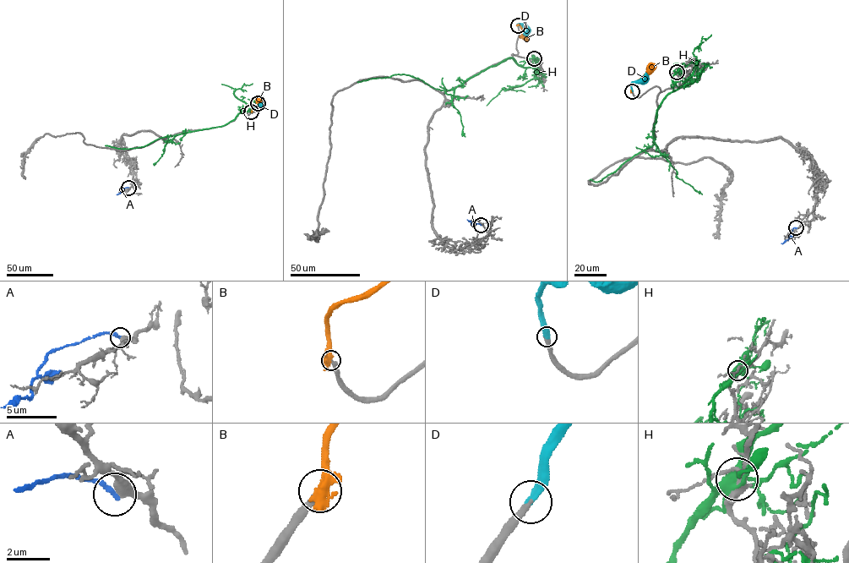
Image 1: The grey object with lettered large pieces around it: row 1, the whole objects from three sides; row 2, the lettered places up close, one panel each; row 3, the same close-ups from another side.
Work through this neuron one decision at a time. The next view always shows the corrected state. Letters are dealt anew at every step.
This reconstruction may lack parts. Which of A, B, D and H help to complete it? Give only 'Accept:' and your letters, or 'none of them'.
Accept: D

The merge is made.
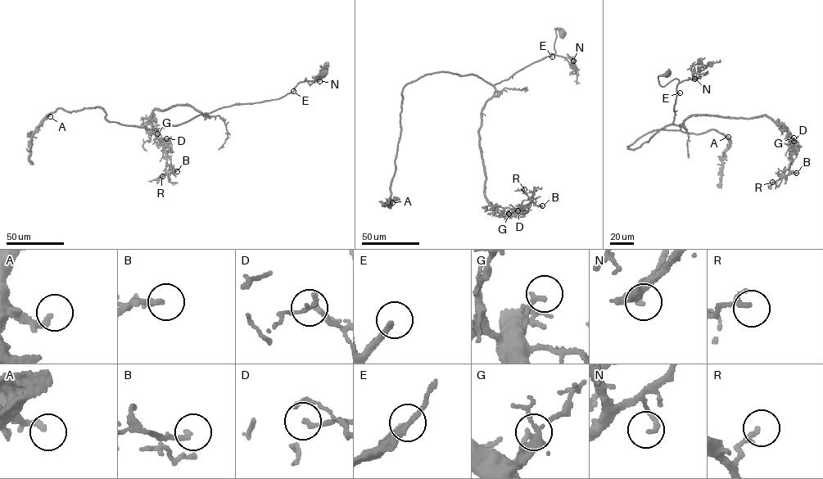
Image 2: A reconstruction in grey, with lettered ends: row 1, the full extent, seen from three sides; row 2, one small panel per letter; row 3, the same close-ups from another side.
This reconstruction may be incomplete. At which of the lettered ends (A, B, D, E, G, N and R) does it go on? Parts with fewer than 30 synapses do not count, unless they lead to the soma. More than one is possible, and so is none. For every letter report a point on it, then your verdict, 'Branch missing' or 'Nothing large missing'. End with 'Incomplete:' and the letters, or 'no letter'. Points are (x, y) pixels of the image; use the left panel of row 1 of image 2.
A: Place: (50, 116). Nothing large missing
B: Place: (177, 171). Nothing large missing
D: Place: (166, 138). Nothing large missing
E: Place: (293, 91). Branch missing
G: Place: (157, 133). Nothing large missing
N: Place: (319, 81). Nothing large missing
R: Place: (162, 176). Nothing large missing
Incomplete: E

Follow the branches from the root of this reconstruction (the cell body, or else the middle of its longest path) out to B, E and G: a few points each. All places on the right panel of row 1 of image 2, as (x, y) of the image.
B: (667, 73), (661, 86), (679, 82), (673, 124), (770, 117), (790, 134), (796, 173)
E: (667, 73), (666, 75), (657, 76), (660, 84), (665, 86), (677, 79), (676, 90), (678, 93), (680, 92)
G: (667, 73), (657, 76), (661, 86), (679, 82), (673, 124), (693, 115), (766, 115), (793, 137)

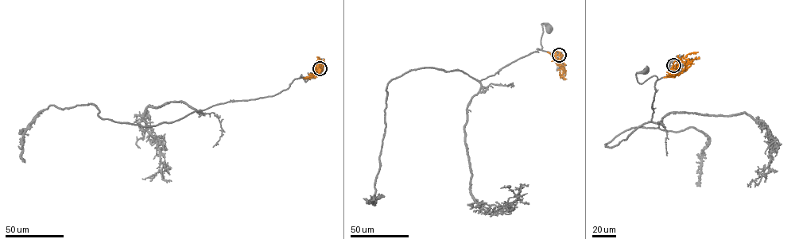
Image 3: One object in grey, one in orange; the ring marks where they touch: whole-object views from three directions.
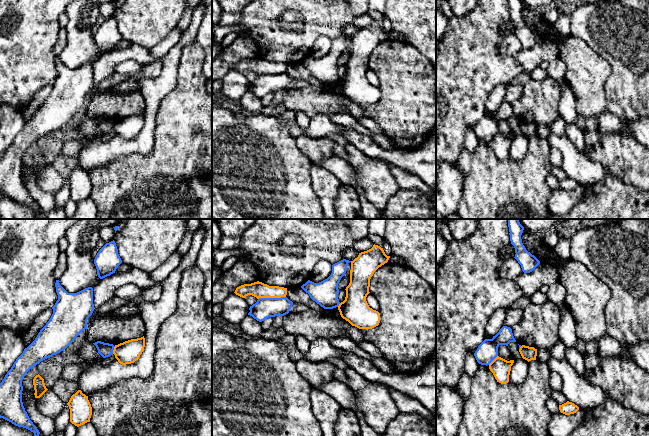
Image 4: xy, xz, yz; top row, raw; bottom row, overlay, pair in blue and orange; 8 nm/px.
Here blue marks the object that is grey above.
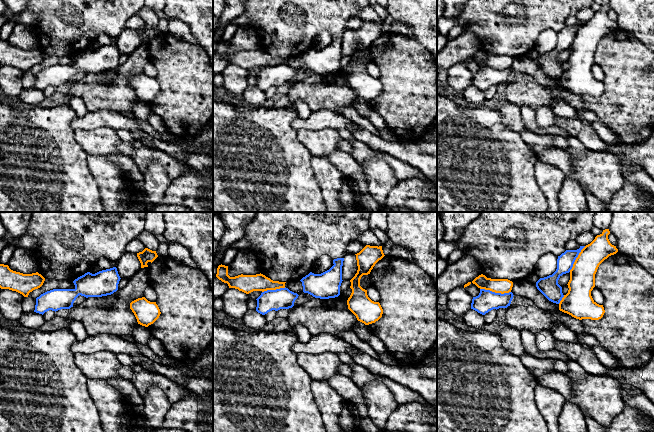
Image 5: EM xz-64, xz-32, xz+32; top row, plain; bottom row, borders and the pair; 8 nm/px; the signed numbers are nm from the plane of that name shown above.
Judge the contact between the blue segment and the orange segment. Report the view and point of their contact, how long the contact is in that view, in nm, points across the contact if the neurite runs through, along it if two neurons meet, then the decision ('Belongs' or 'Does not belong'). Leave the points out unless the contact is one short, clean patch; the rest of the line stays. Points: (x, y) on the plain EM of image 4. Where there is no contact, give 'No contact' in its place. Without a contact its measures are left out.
Touches blue at xz (271, 74). Shared border 220 nm. Boundary: xz (285, 72), (260, 73), (258, 75). Does not belong

